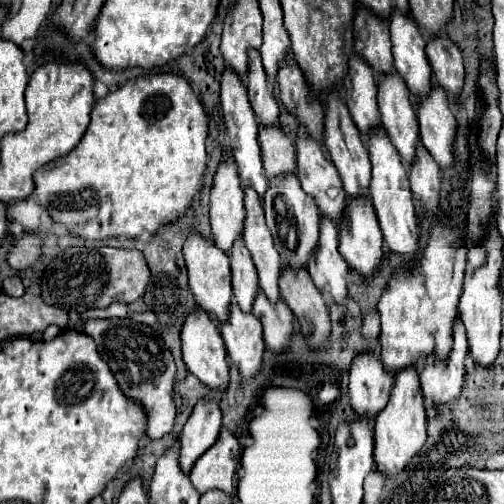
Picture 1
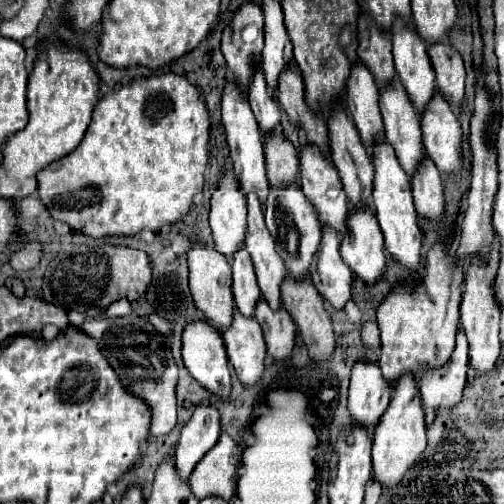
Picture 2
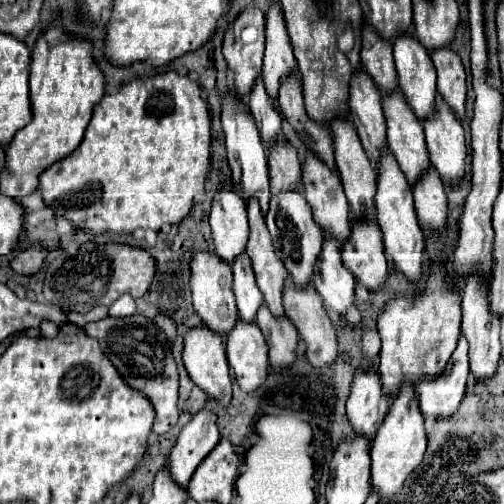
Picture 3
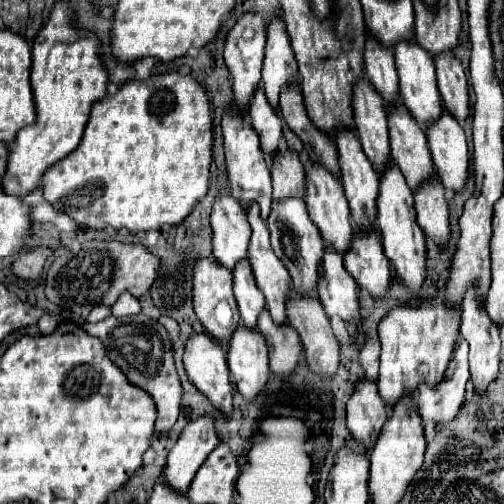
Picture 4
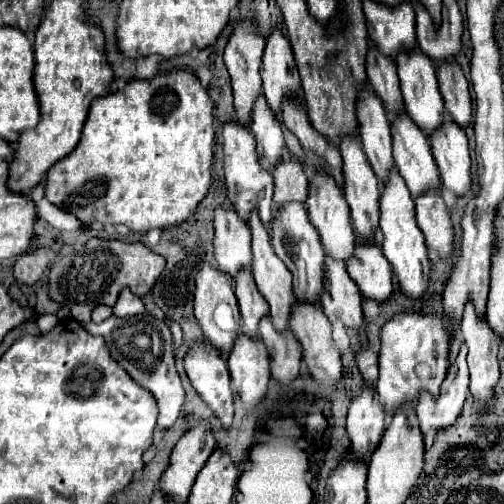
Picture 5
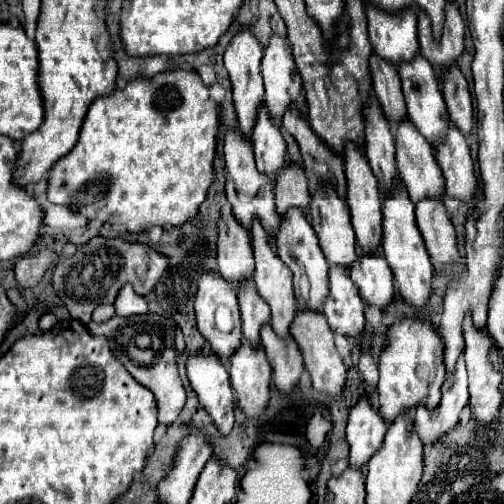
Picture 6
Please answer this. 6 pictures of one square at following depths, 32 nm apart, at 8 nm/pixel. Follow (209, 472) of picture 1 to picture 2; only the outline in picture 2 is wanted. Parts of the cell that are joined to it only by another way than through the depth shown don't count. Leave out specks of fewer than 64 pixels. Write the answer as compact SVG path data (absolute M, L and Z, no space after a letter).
M222 434L212 452L208 452L208 456L204 456L204 460L196 466L196 472L192 472L188 480L192 494L198 500L218 496L230 502L236 488L240 456L238 444L230 436Z

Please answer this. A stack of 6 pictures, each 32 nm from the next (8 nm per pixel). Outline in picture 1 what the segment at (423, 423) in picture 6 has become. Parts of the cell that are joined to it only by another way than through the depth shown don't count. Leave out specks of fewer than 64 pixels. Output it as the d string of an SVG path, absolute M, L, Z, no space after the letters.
M456 320L456 334L454 334L454 348L448 360L426 360L426 366L420 374L420 386L424 394L426 406L438 406L444 402L452 402L460 396L464 376L466 376L466 360L468 342L466 332L460 320Z

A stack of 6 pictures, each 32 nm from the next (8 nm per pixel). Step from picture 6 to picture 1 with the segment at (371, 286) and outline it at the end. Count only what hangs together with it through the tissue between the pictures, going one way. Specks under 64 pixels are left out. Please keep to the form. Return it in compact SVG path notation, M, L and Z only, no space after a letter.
M348 198L344 224L340 224L340 246L338 246L338 250L340 250L342 258L362 278L372 278L384 260L382 246L384 246L384 240L382 240L382 232L380 232L372 204L366 198L362 198L362 200L360 198L356 198L356 200Z

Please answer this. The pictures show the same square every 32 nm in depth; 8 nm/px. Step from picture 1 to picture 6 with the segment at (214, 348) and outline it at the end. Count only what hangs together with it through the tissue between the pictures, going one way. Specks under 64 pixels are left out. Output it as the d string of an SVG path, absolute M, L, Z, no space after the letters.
M216 356L188 358L188 380L190 380L194 392L198 394L202 408L208 412L214 426L218 428L218 432L222 436L228 436L234 428L234 392L230 386L230 376L228 376L226 364L220 364L220 360L216 360Z

